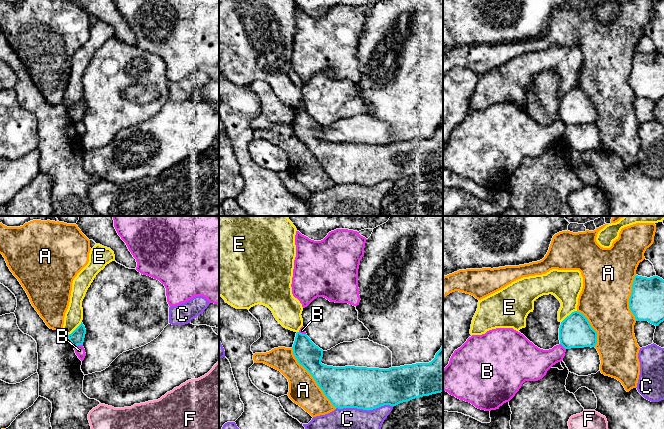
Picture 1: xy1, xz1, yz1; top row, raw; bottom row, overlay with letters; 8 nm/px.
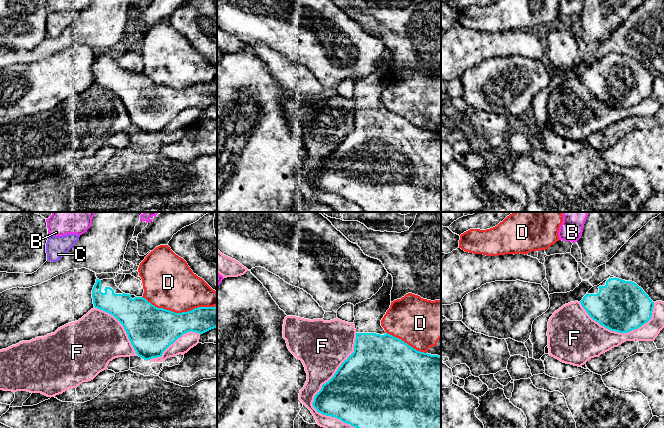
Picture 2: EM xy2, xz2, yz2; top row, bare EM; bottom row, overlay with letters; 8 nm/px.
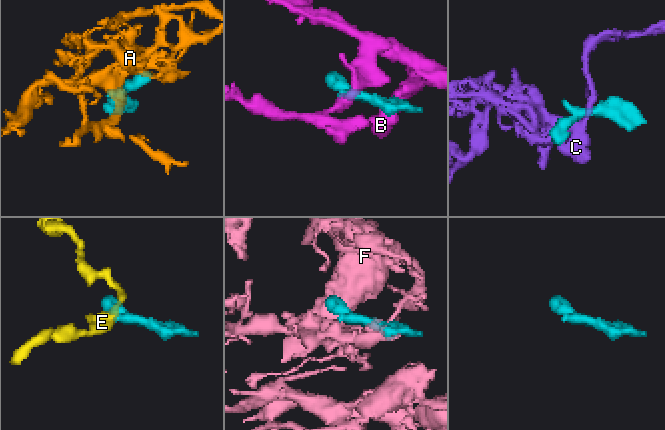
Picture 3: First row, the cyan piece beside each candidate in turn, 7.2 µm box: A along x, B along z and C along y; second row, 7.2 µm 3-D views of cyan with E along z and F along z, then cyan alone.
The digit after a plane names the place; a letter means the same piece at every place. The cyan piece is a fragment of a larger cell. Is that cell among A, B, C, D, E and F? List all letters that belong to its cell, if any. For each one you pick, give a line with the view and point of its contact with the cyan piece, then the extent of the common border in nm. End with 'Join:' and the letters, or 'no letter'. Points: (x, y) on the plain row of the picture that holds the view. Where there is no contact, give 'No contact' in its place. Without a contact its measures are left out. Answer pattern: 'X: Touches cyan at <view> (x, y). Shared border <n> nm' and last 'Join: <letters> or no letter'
Join: no letter

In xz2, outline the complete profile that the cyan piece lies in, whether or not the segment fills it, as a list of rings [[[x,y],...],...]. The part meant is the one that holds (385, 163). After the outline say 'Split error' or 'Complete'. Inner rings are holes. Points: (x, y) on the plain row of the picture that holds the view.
[[[388,49],[388,52],[384,55],[383,62],[375,71],[354,82],[354,101],[356,105],[354,128],[341,140],[334,152],[322,161],[321,166],[314,173],[312,181],[317,188],[335,193],[358,204],[364,212],[441,212],[441,132],[417,127],[401,115],[385,108],[381,102],[381,96],[390,84],[392,63],[393,53]]]. Split error

